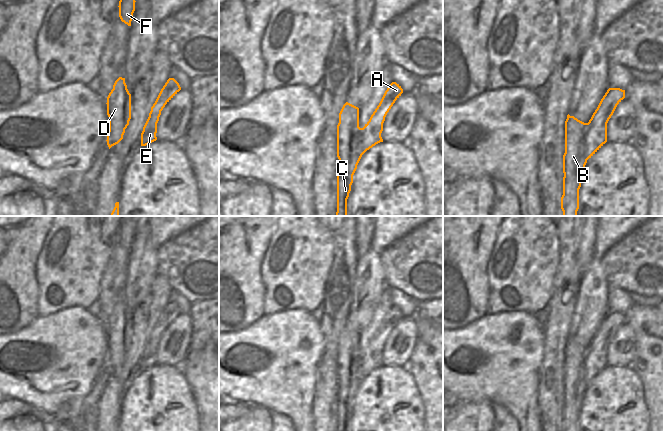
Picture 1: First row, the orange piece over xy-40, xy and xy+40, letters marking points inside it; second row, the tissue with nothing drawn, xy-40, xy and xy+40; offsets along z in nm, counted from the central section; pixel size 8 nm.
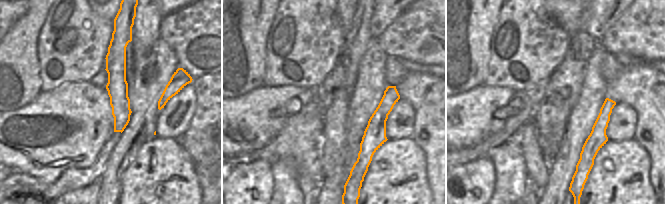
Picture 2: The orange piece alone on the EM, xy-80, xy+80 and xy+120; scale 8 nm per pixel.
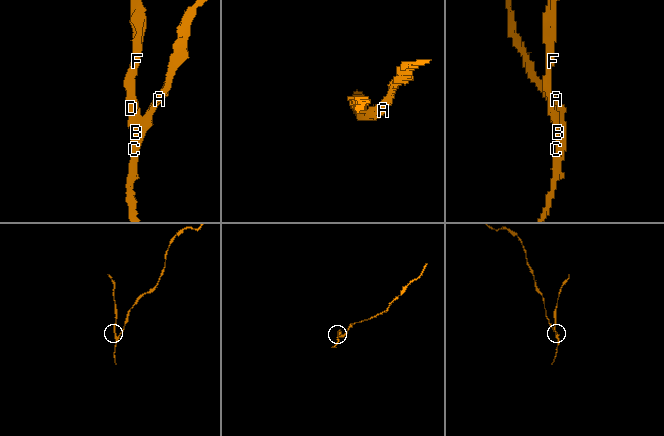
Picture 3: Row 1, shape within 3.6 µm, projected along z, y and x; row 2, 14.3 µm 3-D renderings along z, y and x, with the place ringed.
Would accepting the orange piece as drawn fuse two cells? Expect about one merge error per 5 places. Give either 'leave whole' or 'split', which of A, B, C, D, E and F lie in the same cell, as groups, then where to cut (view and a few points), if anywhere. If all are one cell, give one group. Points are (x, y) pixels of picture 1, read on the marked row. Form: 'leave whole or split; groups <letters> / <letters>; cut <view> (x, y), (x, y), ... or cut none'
split; groups A E / B C D F; cut xy+40 (587, 123), (585, 131), (586, 160)

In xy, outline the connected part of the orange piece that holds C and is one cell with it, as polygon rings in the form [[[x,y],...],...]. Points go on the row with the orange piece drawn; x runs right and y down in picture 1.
[[[346,102],[340,113],[337,125],[337,212],[336,216],[347,215],[347,199],[353,183],[353,175],[362,157],[363,143],[359,127],[359,108]]]

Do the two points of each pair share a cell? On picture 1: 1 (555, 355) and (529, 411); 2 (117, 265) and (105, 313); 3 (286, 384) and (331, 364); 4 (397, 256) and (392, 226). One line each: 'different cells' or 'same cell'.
1: different cells
2: same cell
3: different cells
4: different cells

